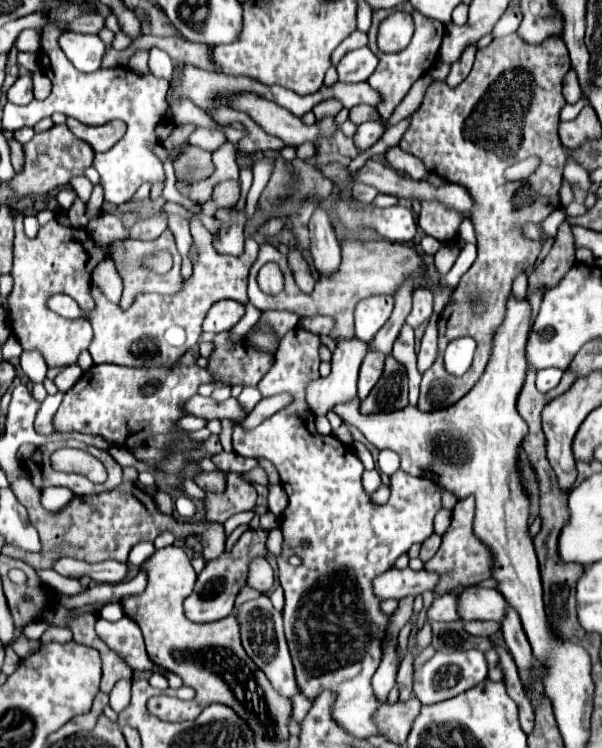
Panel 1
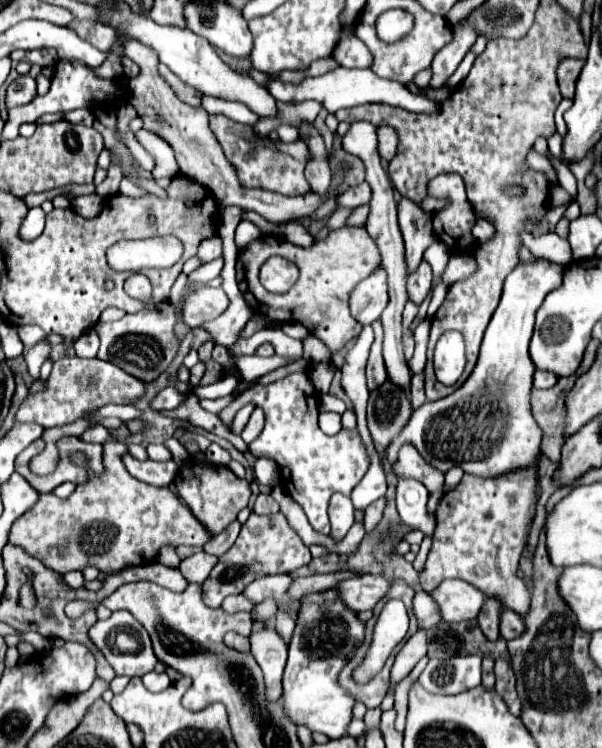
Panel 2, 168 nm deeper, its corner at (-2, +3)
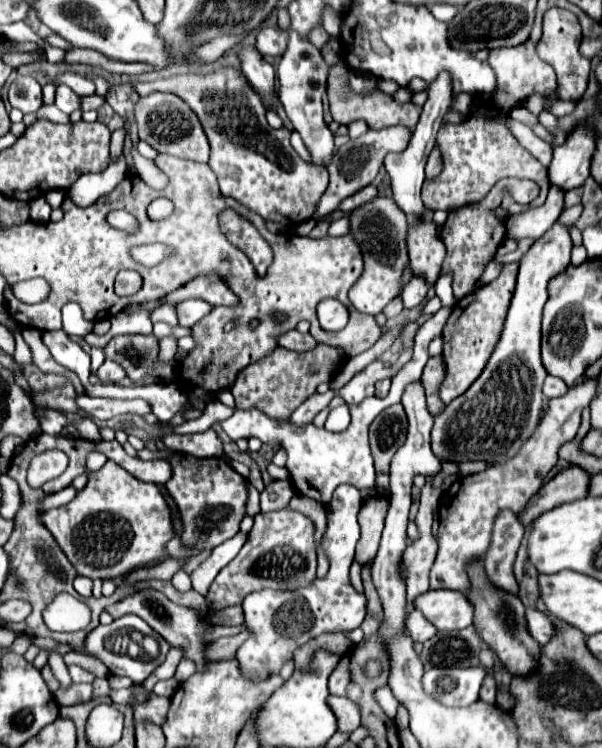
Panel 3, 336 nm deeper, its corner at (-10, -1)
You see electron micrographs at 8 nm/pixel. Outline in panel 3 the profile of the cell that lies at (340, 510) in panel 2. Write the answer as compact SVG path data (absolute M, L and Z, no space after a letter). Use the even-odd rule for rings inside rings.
M339 485L331 503L327 505L327 529L321 537L321 549L329 555L329 573L325 579L315 579L311 587L297 591L261 589L243 601L245 625L251 637L239 647L237 661L243 677L259 683L279 673L281 667L293 659L293 651L321 633L349 633L363 623L365 595L359 595L349 581L349 567L359 539L357 513L361 507L361 493L351 485Z

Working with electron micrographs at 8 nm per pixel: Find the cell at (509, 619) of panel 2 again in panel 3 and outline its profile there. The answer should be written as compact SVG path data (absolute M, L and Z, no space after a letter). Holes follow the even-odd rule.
M527 609L527 625L529 625L529 631L535 637L535 641L541 643L541 645L547 645L555 635L553 621L541 611Z

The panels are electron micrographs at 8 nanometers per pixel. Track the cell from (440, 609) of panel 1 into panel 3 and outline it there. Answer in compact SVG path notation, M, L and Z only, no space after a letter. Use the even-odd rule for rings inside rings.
M411 611L405 617L405 627L415 643L423 643L437 633L437 629L431 627L431 623L427 623L427 619L423 619L423 615L419 615L419 611Z

